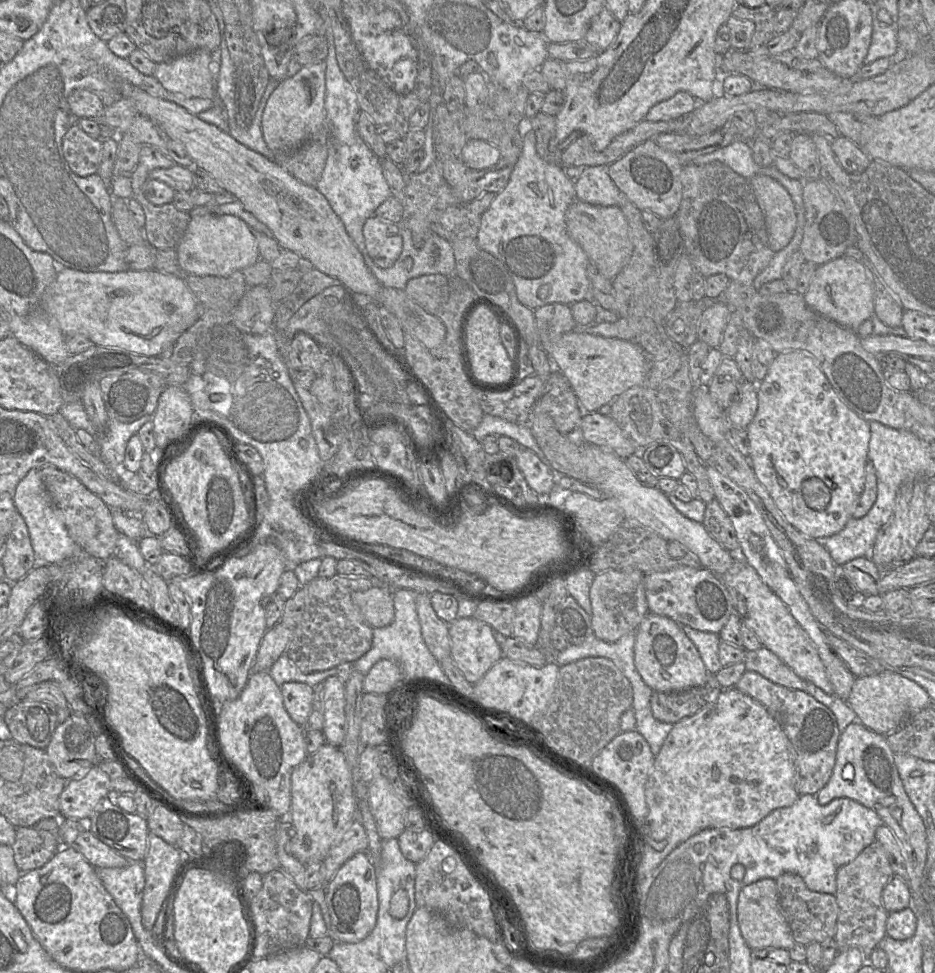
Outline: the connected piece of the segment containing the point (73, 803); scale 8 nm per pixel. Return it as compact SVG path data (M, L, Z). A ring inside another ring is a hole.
M93 766L82 778L67 780L60 795L60 818L87 821L110 791L110 778Z

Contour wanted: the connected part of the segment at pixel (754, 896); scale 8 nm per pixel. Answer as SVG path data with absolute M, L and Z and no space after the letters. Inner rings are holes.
M764 878L741 889L737 903L737 919L741 934L752 950L789 950L796 944L780 907L775 879Z

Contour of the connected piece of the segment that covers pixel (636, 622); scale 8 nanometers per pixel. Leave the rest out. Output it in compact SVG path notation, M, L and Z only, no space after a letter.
M608 570L596 574L589 592L592 608L591 623L596 638L606 642L616 642L622 636L636 632L649 613L644 578L645 574L640 571Z

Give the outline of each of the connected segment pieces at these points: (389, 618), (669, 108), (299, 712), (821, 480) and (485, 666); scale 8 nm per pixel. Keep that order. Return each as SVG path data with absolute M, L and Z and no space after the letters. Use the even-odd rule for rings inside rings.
M372 587L352 595L353 602L360 608L372 628L390 625L395 617L393 590L388 587Z
M679 91L671 98L654 105L646 114L645 120L658 122L682 118L692 113L699 106L699 101L691 94Z
M286 682L280 690L288 714L295 723L304 726L312 709L313 687L301 682Z
M805 350L777 353L764 379L758 384L757 411L746 430L748 458L755 475L787 522L813 539L839 533L852 518L864 489L870 423L840 399L811 353Z
M473 617L449 624L450 654L466 680L474 685L502 657L490 625Z

